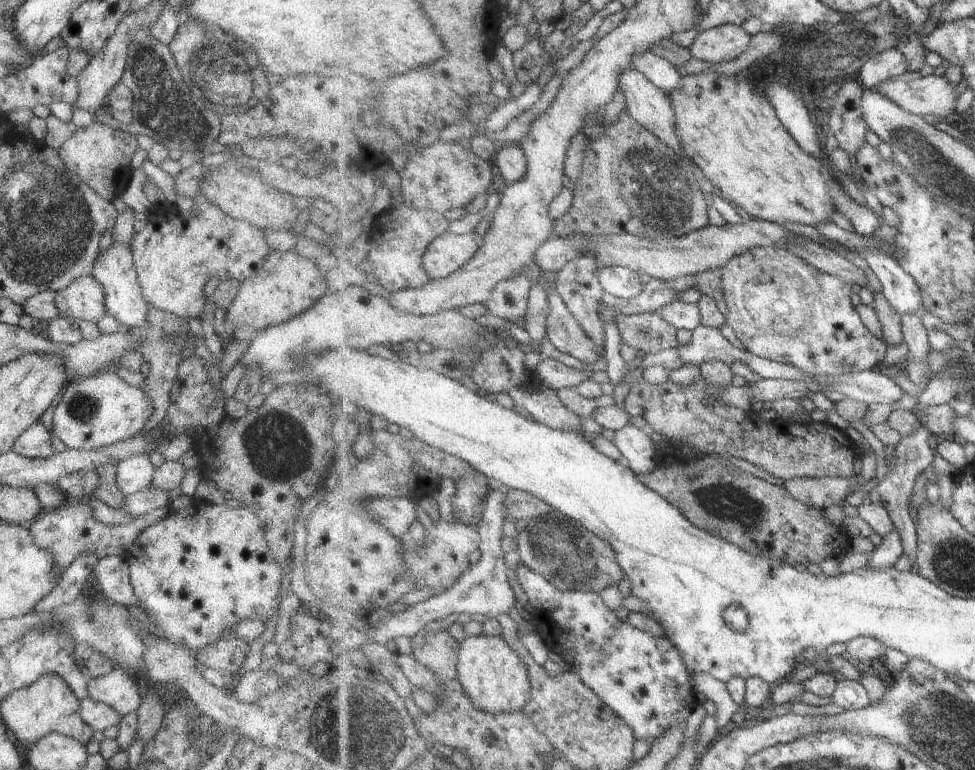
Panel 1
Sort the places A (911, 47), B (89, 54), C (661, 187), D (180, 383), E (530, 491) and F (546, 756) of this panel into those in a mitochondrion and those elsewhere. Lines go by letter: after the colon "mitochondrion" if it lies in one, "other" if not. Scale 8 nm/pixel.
A: other
B: other
C: mitochondrion
D: other
E: other
F: mitochondrion

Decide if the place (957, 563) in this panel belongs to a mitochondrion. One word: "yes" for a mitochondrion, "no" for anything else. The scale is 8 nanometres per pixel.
yes

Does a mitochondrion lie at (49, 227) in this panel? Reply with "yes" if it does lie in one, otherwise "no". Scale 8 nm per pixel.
yes

